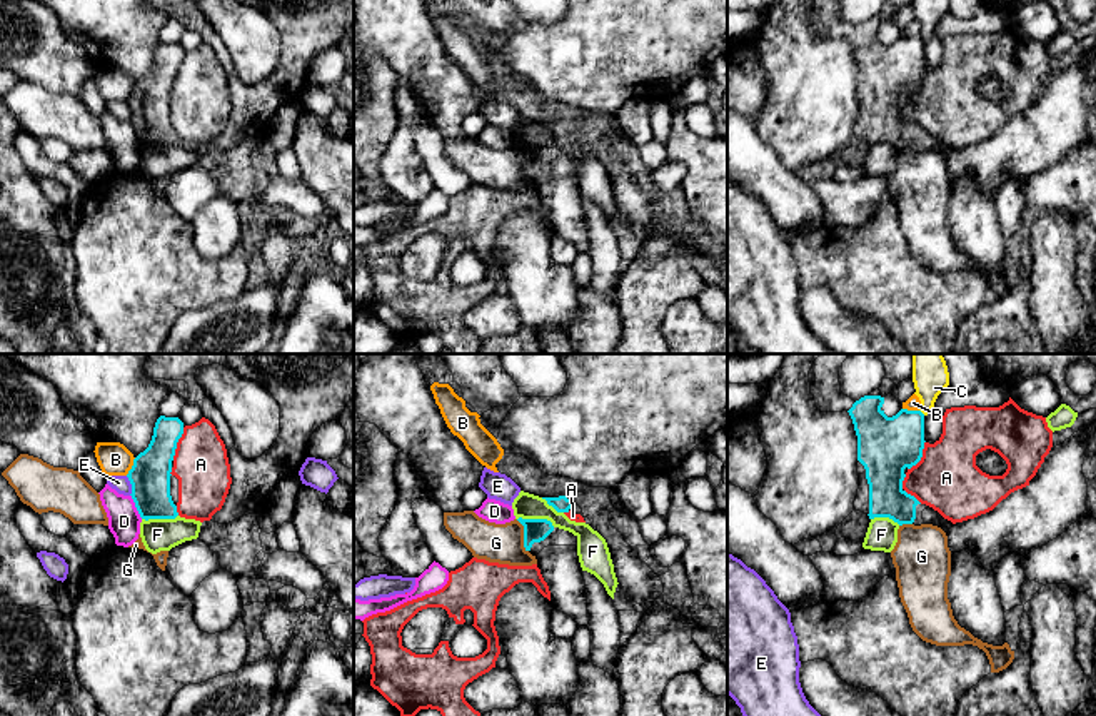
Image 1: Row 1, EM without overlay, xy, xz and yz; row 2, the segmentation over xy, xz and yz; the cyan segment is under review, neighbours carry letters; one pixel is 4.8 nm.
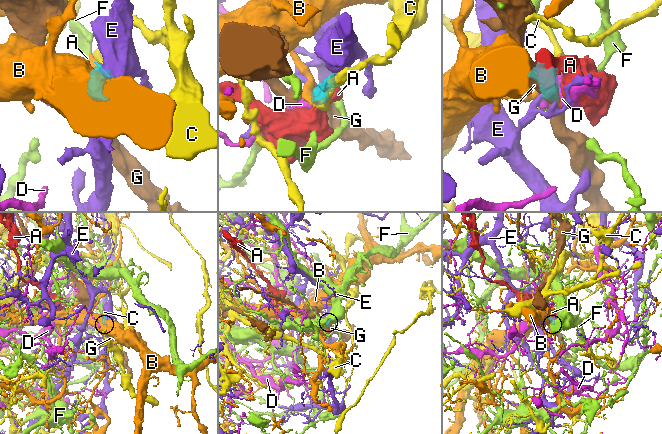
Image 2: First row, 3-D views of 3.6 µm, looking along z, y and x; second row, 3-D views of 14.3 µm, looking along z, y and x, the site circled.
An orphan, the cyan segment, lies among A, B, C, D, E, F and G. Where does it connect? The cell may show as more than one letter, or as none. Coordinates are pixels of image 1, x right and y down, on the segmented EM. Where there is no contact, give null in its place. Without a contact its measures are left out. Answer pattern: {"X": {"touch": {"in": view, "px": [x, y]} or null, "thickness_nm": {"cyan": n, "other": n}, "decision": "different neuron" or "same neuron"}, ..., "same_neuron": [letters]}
{"A": {"touch": {"in": "xy", "px": [175, 444]}, "thickness_nm": {"cyan": 190, "other": 260}, "decision": "different neuron"}, "B": {"touch": {"in": "xy", "px": [132, 466]}, "thickness_nm": {"cyan": 190, "other": 160}, "decision": "different neuron"}, "C": {"touch": {"in": "yz", "px": [921, 413]}, "thickness_nm": {"cyan": 280, "other": 180}, "decision": "different neuron"}, "D": {"touch": {"in": "xy", "px": [135, 506]}, "thickness_nm": {"cyan": 190, "other": 160}, "decision": "different neuron"}, "E": {"touch": {"in": "xy", "px": [132, 486]}, "thickness_nm": {"cyan": 190, "other": 80}, "decision": "different neuron"}, "F": {"touch": {"in": "xz", "px": [536, 519]}, "thickness_nm": {"cyan": 110, "other": 130}, "decision": "different neuron"}, "G": {"touch": {"in": "xz", "px": [524, 536]}, "thickness_nm": {"cyan": 110, "other": 190}, "decision": "different neuron"}, "same_neuron": []}

